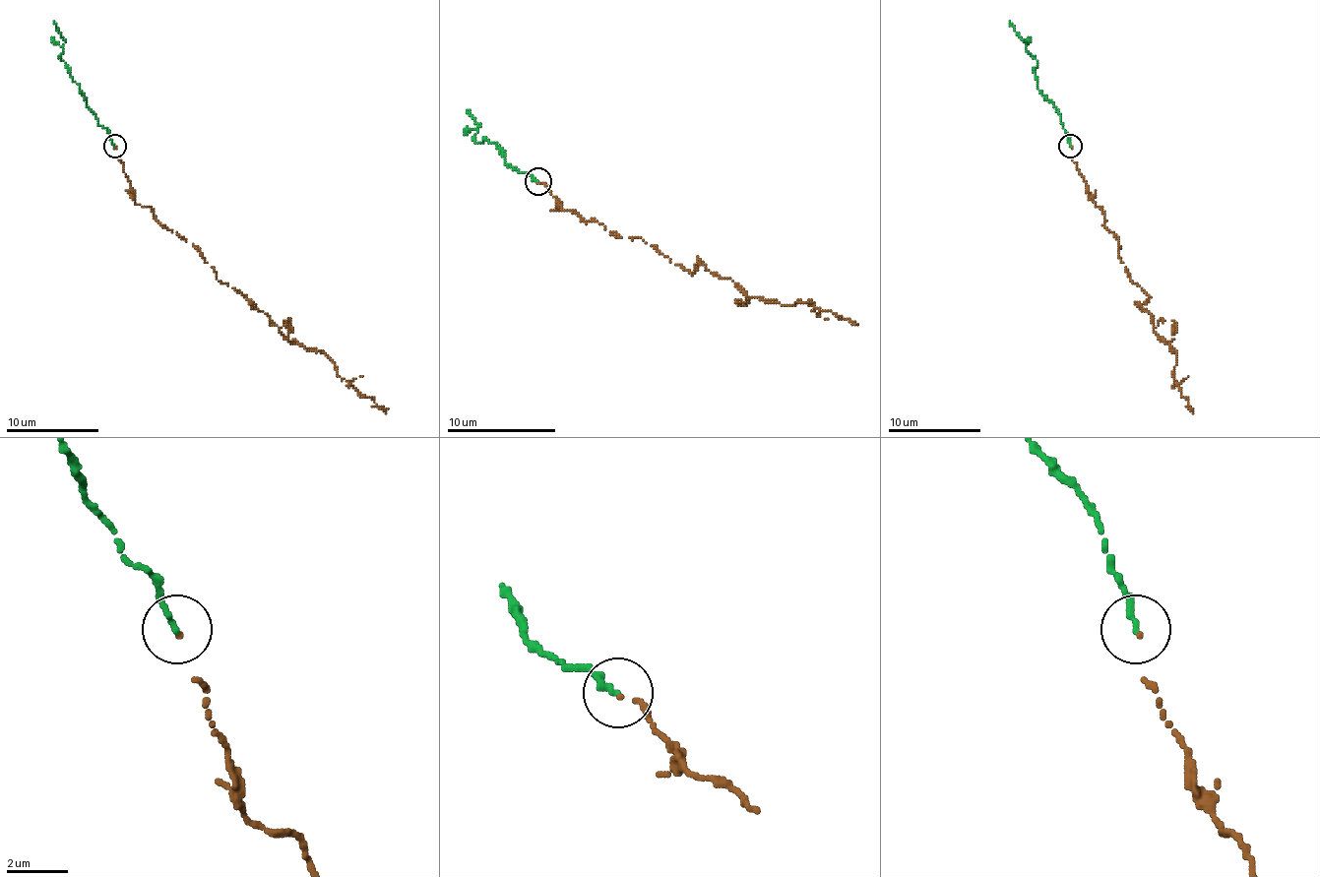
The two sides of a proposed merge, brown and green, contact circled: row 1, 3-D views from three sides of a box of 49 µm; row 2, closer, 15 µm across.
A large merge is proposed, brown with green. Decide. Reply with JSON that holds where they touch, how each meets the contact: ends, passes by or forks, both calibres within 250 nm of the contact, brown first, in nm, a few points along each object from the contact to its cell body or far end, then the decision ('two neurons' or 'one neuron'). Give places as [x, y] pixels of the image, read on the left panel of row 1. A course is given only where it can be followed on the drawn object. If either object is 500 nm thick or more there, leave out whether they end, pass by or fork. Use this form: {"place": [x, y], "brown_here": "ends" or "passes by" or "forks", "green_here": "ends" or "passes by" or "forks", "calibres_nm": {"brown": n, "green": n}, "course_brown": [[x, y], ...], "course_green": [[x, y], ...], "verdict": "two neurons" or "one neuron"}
{"place": [114, 146], "brown_here": "ends", "green_here": "ends", "calibres_nm": {"brown": 100, "green": 200}, "course_brown": [[114, 147], [137, 205], [149, 207], [219, 281], [263, 311], [295, 344], [321, 350], [342, 379], [388, 408]], "course_green": [[114, 147], [109, 132], [97, 123], [60, 58], [65, 39], [53, 21]], "verdict": "one neuron"}

